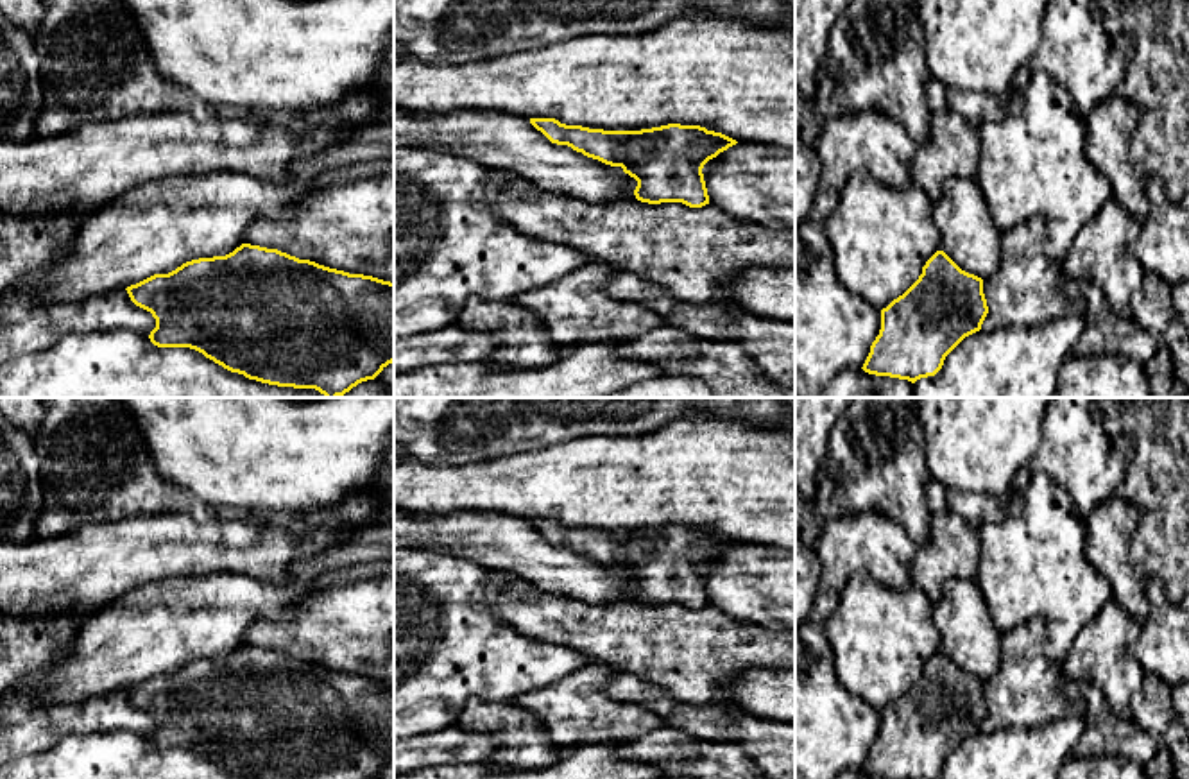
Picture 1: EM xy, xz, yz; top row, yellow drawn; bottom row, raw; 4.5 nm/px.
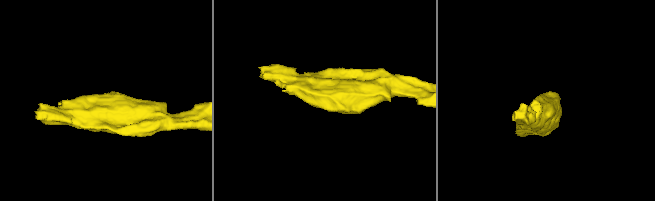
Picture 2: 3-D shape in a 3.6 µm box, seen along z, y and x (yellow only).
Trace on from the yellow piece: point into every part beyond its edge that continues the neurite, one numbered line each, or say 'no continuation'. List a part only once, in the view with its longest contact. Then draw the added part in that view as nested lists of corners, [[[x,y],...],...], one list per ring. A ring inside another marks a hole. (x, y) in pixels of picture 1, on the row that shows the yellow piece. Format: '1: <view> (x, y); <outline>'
no continuation

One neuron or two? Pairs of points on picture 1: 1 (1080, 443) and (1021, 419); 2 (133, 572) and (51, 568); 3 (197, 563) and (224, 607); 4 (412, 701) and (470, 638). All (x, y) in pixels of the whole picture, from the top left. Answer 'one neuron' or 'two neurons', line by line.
1: two neurons
2: one neuron
3: two neurons
4: one neuron

